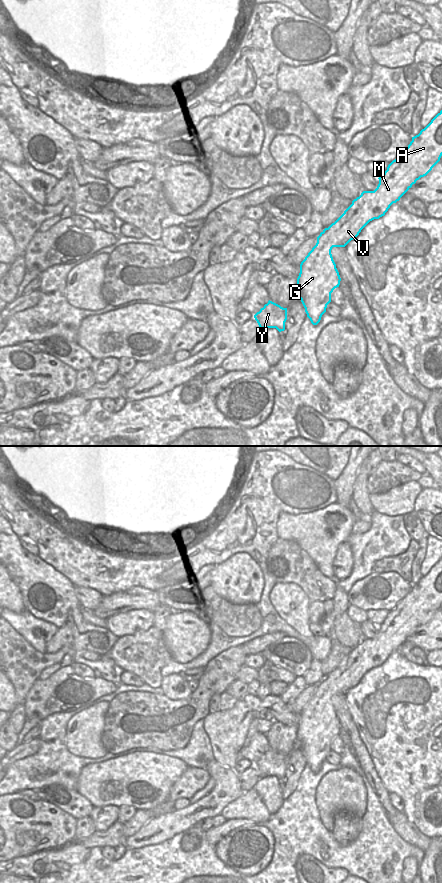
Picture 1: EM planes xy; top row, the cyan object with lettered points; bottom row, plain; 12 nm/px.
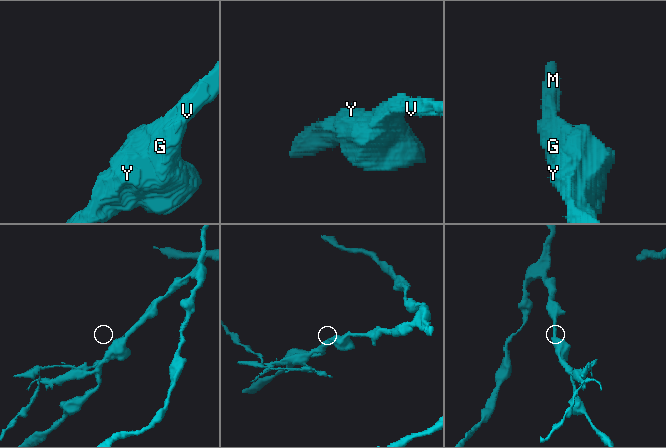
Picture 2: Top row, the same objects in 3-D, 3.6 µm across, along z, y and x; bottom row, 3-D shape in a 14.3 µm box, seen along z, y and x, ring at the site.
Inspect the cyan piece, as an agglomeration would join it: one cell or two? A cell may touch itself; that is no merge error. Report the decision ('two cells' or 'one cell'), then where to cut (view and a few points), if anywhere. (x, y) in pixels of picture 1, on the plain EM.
one cell | no cut

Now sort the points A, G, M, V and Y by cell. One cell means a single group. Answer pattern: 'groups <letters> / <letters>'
groups A G M V Y

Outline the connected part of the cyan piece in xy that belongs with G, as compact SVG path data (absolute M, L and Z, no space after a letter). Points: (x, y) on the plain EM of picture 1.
M442 558L431 570L412 585L412 589L399 604L387 615L380 624L379 632L374 639L363 639L344 661L328 676L325 676L317 685L317 691L300 712L300 721L297 726L297 743L305 756L307 765L313 773L317 773L331 750L331 741L340 733L340 723L333 708L333 695L345 695L355 687L361 678L372 668L384 664L393 651L400 646L421 625L426 624L440 609L442 604Z

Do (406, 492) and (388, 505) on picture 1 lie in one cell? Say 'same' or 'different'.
same

